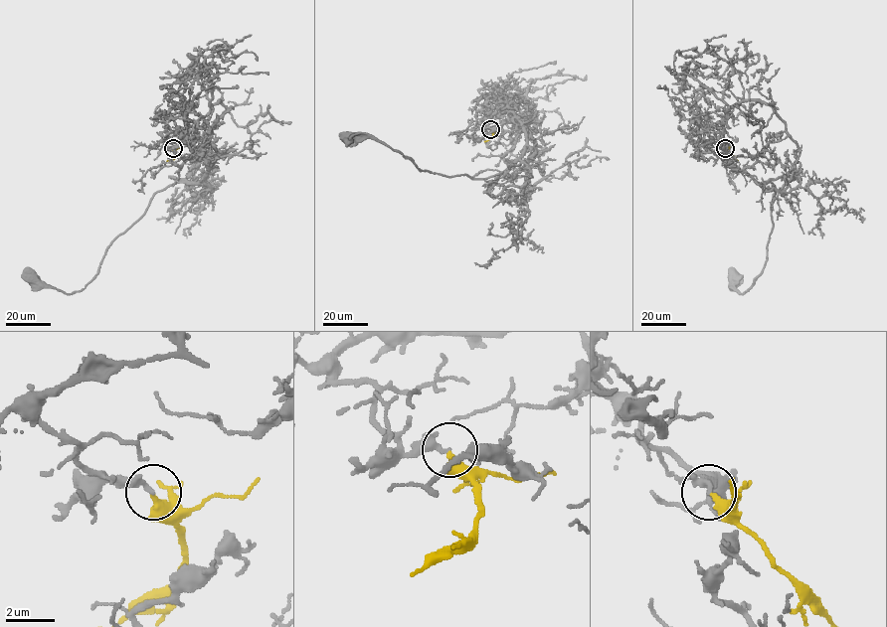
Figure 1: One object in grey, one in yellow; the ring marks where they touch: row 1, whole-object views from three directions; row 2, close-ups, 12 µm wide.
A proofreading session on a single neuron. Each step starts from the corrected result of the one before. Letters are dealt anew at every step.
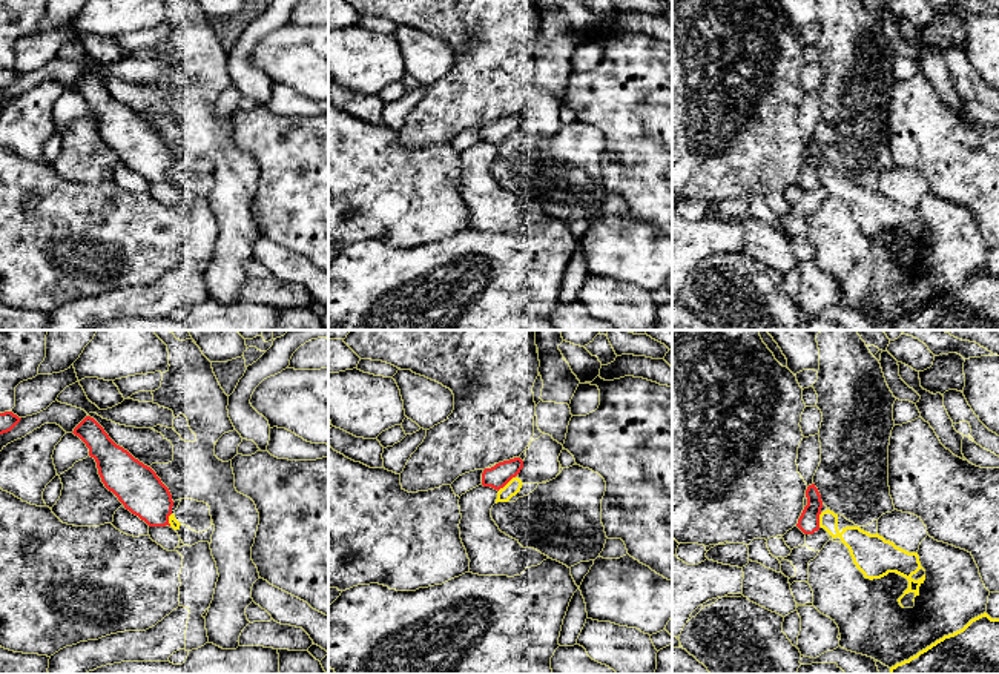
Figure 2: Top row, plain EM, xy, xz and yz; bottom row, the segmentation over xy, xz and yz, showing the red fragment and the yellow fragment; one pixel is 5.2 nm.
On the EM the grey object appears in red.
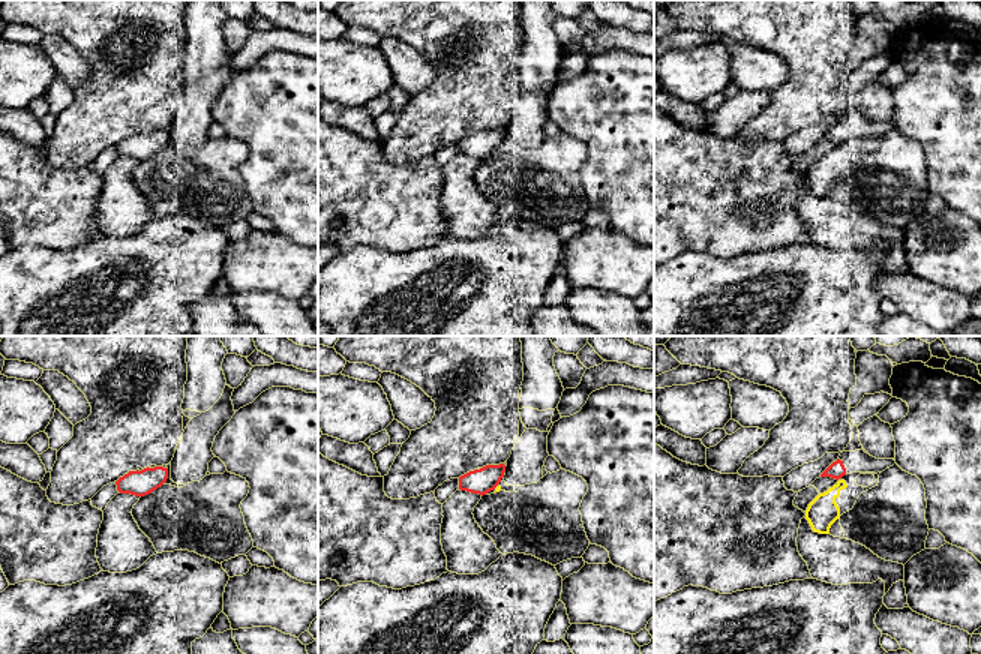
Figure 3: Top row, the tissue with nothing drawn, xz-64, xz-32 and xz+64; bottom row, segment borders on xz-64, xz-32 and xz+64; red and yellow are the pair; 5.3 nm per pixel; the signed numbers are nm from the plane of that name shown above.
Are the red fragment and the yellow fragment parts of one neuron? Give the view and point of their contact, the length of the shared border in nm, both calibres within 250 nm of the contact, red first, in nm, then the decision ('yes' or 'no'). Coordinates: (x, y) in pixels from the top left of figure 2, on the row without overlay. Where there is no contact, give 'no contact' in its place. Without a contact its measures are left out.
xz (505, 140) | 120 nm | 120/80 nm | no

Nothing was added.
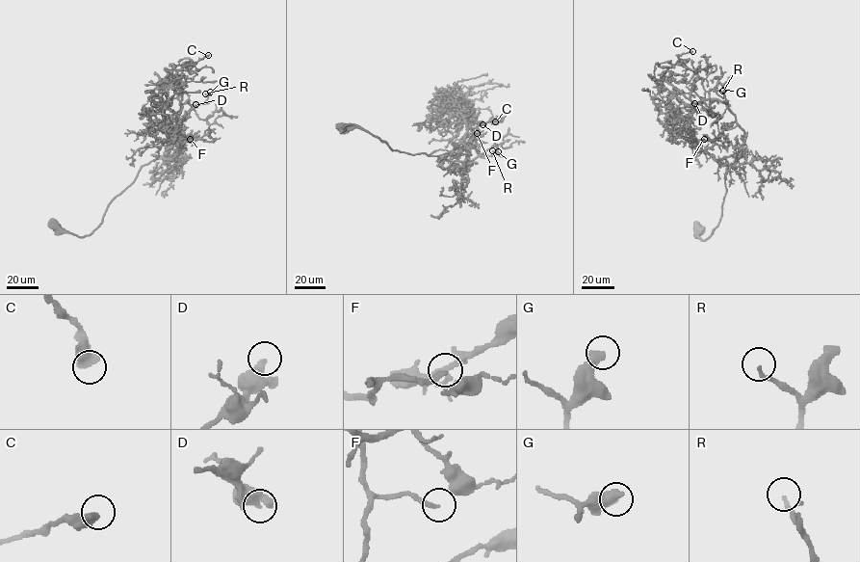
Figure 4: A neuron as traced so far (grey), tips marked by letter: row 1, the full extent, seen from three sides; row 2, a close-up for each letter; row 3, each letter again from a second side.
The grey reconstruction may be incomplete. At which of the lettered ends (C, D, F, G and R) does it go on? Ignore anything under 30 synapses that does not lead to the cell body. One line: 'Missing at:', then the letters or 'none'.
Missing at: G, R

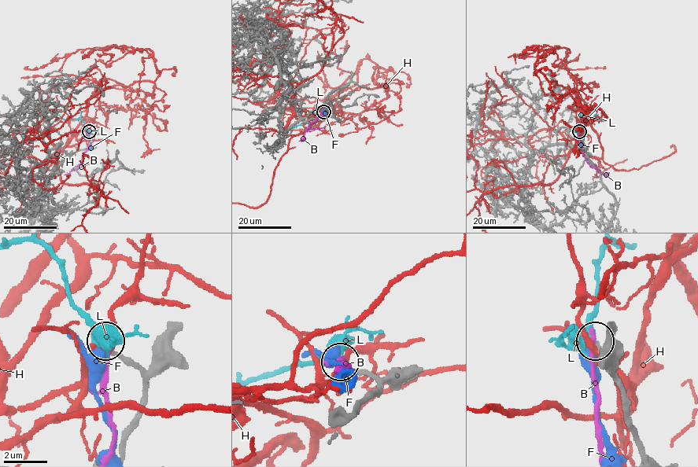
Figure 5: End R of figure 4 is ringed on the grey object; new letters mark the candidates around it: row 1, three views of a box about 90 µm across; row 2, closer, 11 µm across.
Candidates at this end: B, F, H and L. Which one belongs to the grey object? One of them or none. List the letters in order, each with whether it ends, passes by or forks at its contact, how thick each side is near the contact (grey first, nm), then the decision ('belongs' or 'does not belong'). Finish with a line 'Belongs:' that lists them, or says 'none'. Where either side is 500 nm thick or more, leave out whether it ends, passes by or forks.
B: it ends | 180/280 nm | does not belong
F: it passes by | 200/480 nm | does not belong
H: it passes by | 200/260 nm | does not belong
L: it passes by | 180/400 nm | belongs
Belongs: L

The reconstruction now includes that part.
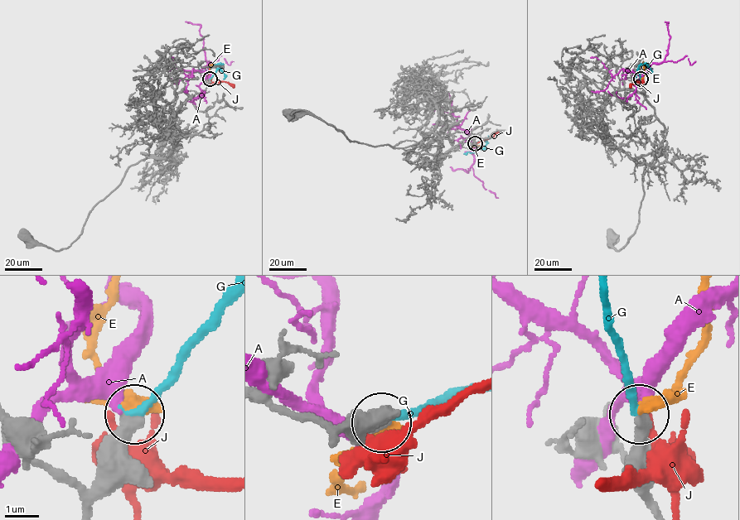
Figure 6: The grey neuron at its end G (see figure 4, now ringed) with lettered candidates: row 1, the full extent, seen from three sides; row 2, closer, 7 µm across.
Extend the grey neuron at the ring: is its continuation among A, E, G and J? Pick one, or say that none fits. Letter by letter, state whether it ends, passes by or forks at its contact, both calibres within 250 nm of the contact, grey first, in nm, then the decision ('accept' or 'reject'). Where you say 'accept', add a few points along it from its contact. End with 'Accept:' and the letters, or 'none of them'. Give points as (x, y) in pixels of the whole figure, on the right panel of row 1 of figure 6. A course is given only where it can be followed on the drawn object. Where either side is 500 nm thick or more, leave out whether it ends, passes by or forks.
A: it ends | 400/360 nm | reject
E: 380/550 nm | reject
G: it ends | 440/200 nm | accept | via (640, 79), (640, 65), (646, 64), (650, 71), (651, 69)
J: 750/440 nm | reject
Accept: G

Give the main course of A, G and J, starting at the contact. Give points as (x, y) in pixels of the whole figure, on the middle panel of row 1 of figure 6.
A: (474, 142), (474, 163), (467, 172), (461, 169), (453, 170), (450, 166)
G: (475, 142), (485, 141), (486, 144), (476, 152), (463, 154)
J: (474, 144), (499, 132)

